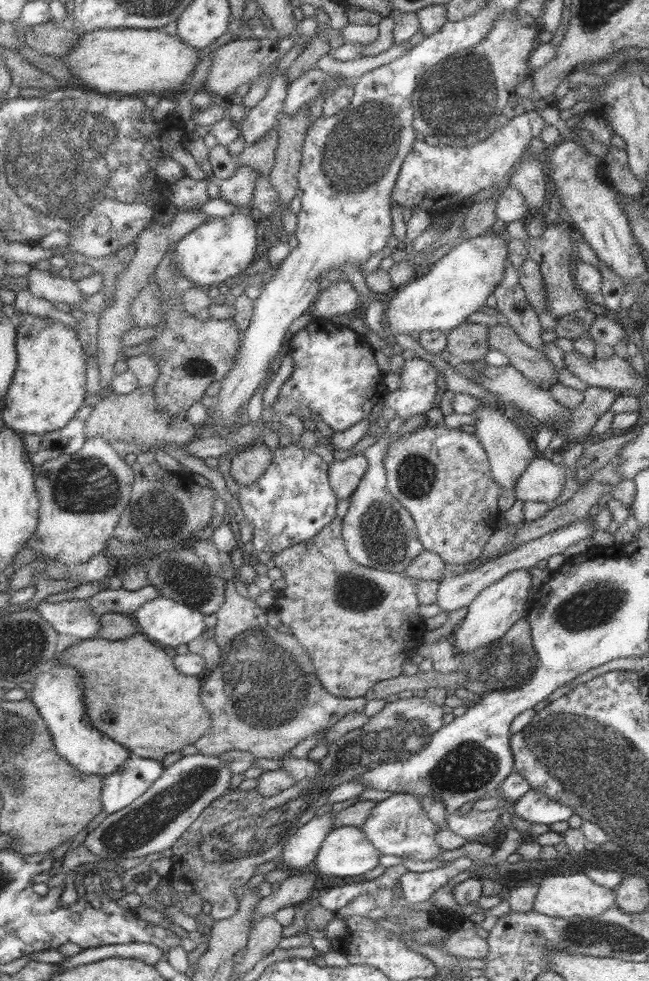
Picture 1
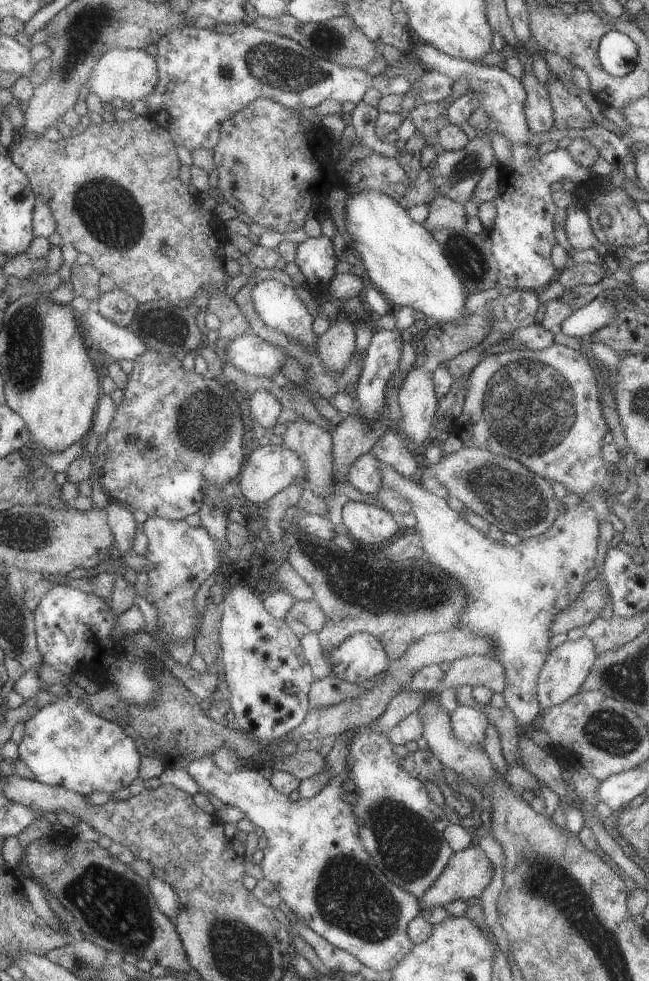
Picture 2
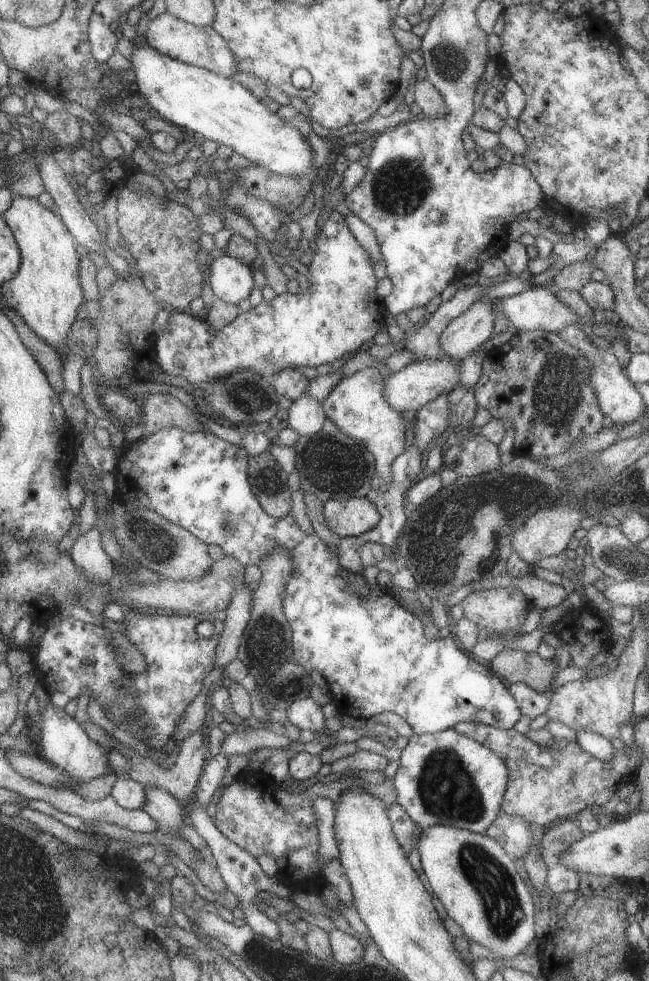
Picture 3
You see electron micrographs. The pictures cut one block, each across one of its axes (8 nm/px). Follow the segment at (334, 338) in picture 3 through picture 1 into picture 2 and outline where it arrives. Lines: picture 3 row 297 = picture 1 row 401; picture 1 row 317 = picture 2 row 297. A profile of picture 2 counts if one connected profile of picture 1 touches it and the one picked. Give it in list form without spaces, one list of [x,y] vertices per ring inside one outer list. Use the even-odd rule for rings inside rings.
[[[324,235],[307,238],[296,246],[295,265],[305,278],[303,284],[316,301],[323,292],[327,292],[329,280],[338,274],[335,272],[337,259],[334,257],[332,240]]]

